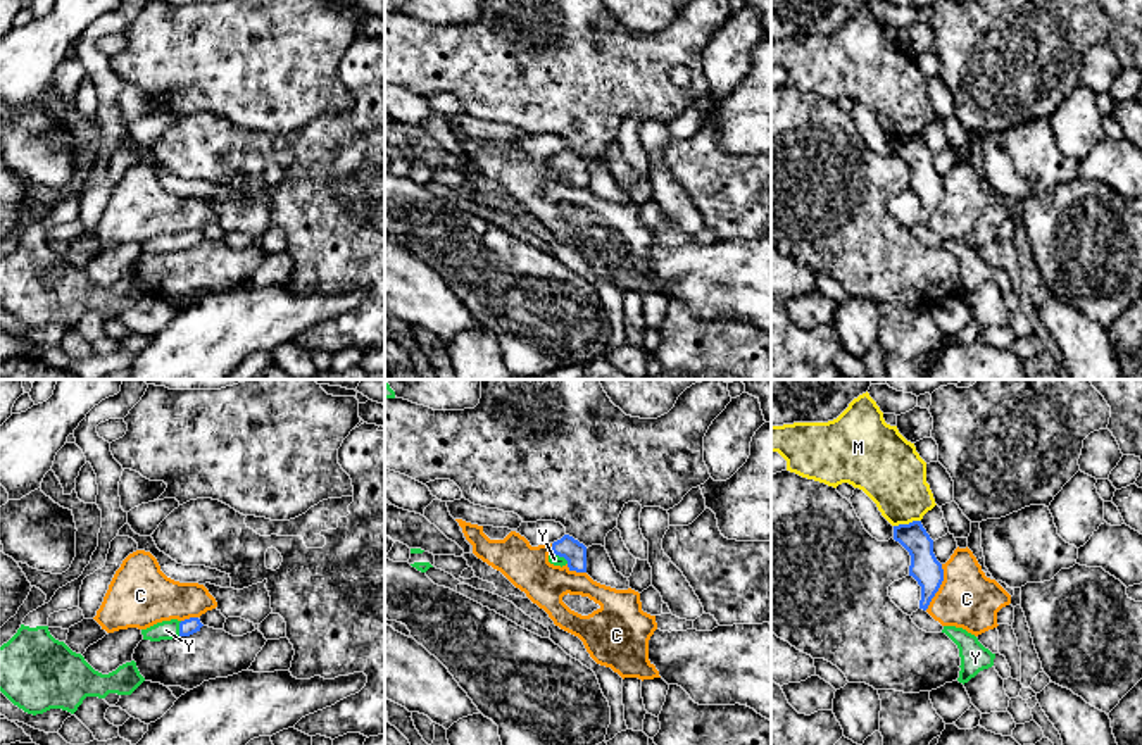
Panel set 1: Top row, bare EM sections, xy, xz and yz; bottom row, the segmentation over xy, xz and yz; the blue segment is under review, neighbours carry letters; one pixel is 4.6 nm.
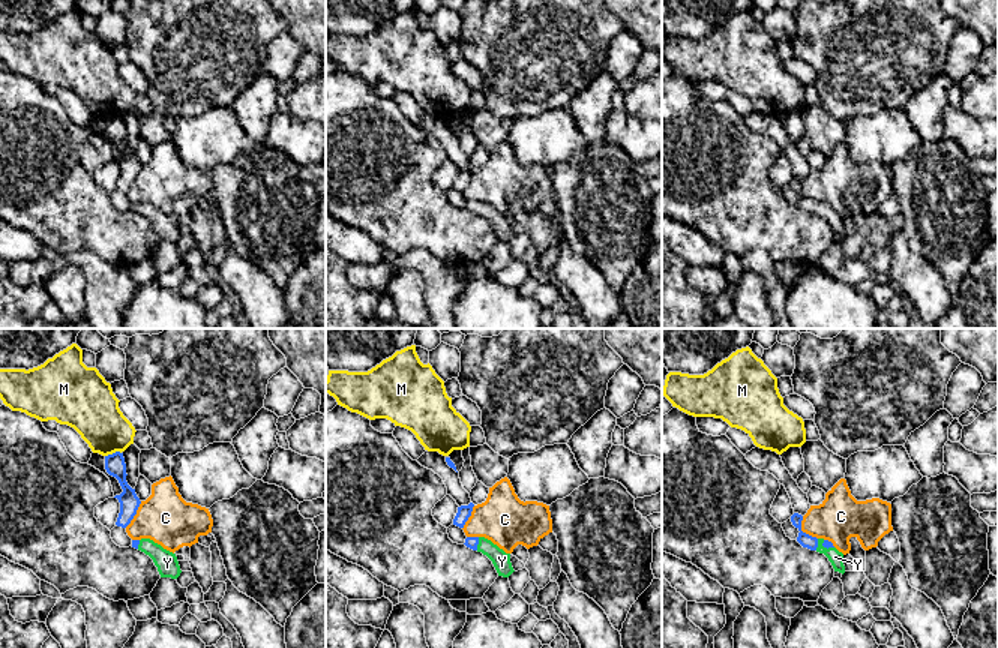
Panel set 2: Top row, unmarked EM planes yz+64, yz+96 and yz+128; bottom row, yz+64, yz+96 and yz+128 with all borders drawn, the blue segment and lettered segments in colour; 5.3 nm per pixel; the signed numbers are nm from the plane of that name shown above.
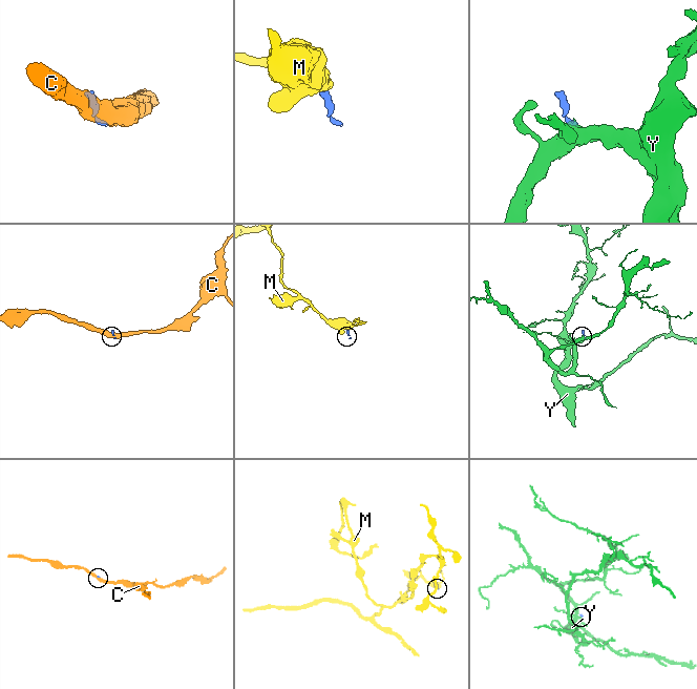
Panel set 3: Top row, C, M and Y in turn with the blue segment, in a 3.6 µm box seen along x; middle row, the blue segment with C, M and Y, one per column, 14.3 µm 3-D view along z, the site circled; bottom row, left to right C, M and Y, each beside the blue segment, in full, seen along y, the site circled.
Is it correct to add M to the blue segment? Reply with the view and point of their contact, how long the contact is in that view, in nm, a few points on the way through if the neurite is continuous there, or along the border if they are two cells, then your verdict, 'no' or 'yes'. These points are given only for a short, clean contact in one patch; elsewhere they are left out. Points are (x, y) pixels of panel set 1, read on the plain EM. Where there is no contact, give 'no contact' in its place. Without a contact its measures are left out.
contact yz (906, 138); length 130 nm; border yz (920, 133), (894, 140); no

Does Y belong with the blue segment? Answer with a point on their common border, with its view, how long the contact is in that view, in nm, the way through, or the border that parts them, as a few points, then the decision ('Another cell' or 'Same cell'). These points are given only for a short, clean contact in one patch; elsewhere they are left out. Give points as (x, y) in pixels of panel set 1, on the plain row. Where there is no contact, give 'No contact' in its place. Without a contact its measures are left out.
Touches blue at xy (180, 242). Shared border 70 nm. Path across: xy (188, 240), (180, 242), (166, 244). Same cell

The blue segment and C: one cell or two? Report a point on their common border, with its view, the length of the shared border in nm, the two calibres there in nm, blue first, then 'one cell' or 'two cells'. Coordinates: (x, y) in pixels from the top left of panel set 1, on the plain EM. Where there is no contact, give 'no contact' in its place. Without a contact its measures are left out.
meets blue in yz at (939, 200); contact 240 nm long; 140 nm thick on the blue side, 280 nm on the other; two cells

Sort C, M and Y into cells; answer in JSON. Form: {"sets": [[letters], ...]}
{"sets": [["C"], ["M"], ["Y"]]}

